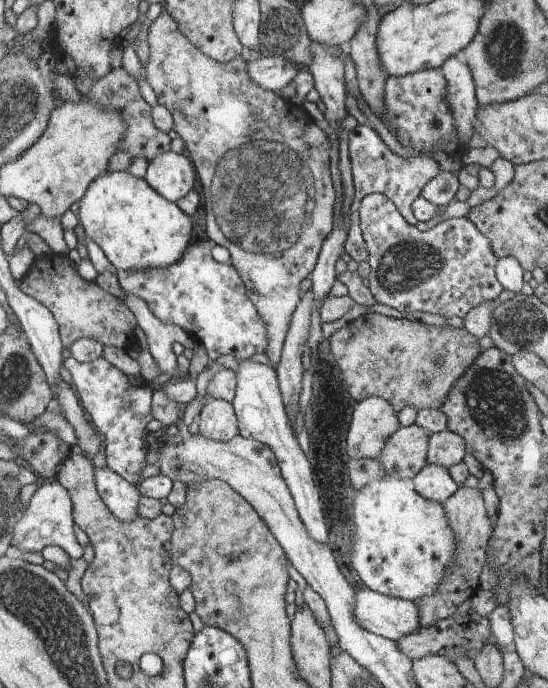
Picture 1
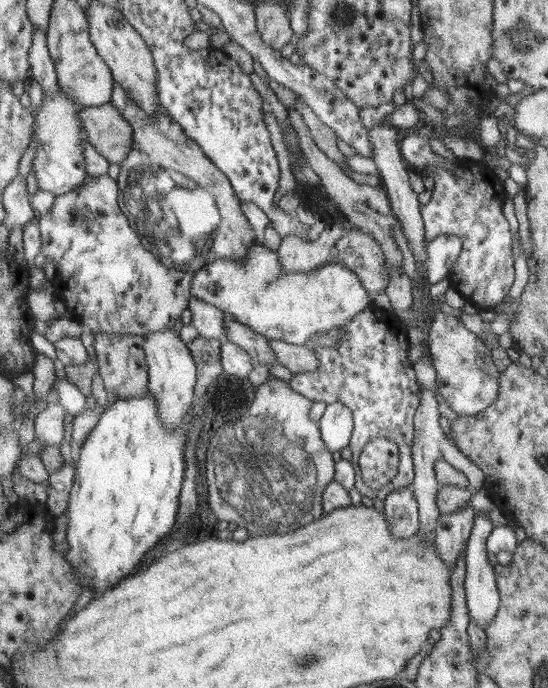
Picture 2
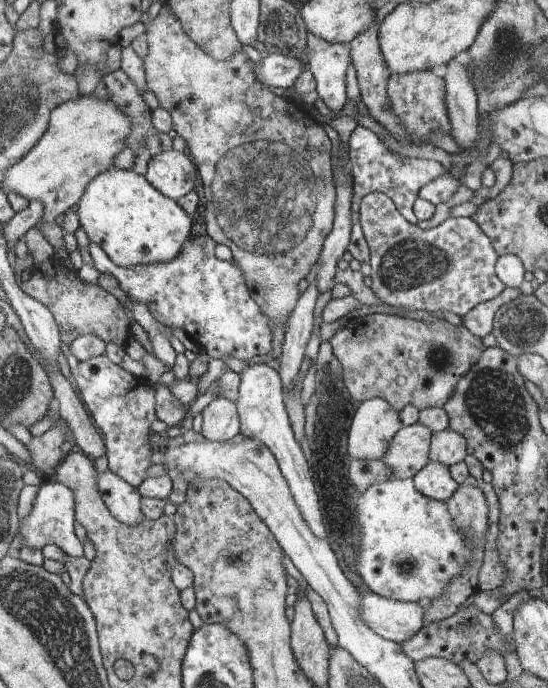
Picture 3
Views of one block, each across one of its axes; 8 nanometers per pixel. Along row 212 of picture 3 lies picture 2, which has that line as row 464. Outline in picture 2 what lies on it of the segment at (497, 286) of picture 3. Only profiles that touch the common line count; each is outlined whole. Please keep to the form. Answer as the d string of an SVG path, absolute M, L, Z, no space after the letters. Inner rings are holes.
M386 437L372 439L359 455L362 480L368 493L390 484L401 466L400 448L396 441Z

